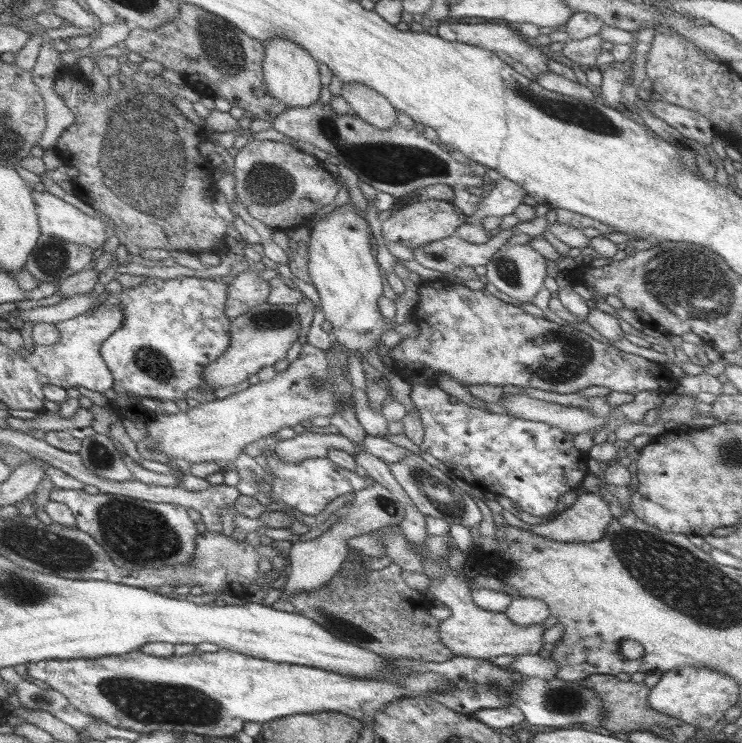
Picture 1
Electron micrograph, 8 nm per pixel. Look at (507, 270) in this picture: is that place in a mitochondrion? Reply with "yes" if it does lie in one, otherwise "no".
yes

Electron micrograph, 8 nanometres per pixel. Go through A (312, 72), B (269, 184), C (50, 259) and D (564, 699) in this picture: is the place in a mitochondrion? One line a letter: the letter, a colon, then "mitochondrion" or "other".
A: other
B: mitochondrion
C: mitochondrion
D: mitochondrion

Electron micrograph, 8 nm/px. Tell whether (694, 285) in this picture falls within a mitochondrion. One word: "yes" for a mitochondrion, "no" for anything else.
yes

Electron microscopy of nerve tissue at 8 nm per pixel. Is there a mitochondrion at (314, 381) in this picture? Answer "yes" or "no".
yes

